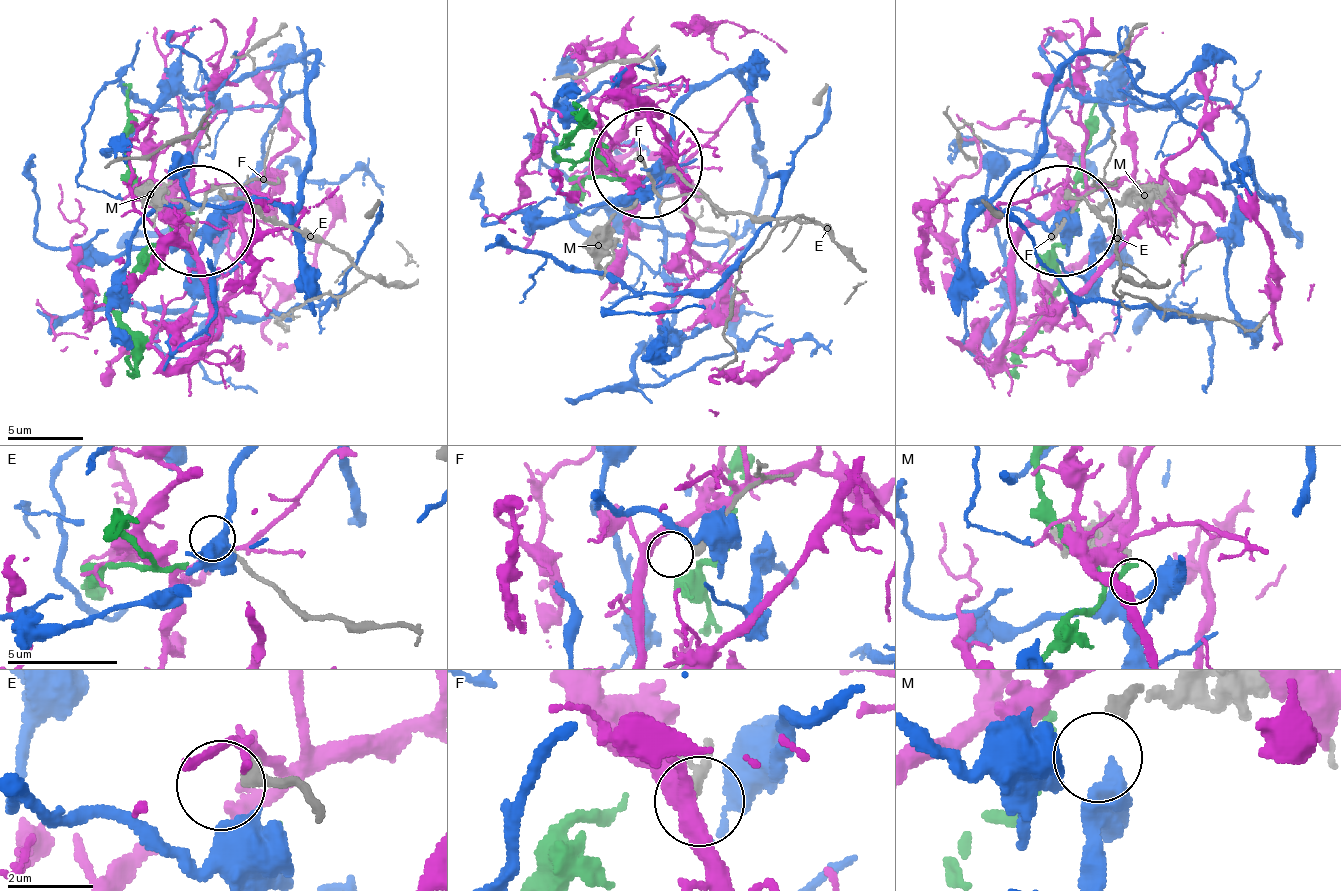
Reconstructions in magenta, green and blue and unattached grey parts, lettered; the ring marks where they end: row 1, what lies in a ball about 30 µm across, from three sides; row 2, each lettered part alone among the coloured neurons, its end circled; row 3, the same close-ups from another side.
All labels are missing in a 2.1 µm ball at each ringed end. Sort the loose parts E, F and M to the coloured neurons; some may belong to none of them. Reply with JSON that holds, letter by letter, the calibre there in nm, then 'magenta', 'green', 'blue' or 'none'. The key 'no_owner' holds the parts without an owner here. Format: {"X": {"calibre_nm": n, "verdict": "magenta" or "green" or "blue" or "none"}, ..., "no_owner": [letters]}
{"E": {"calibre_nm": 360, "verdict": "none"}, "F": {"calibre_nm": 320, "verdict": "none"}, "M": {"calibre_nm": 300, "verdict": "blue"}, "no_owner": ["E", "F"]}

